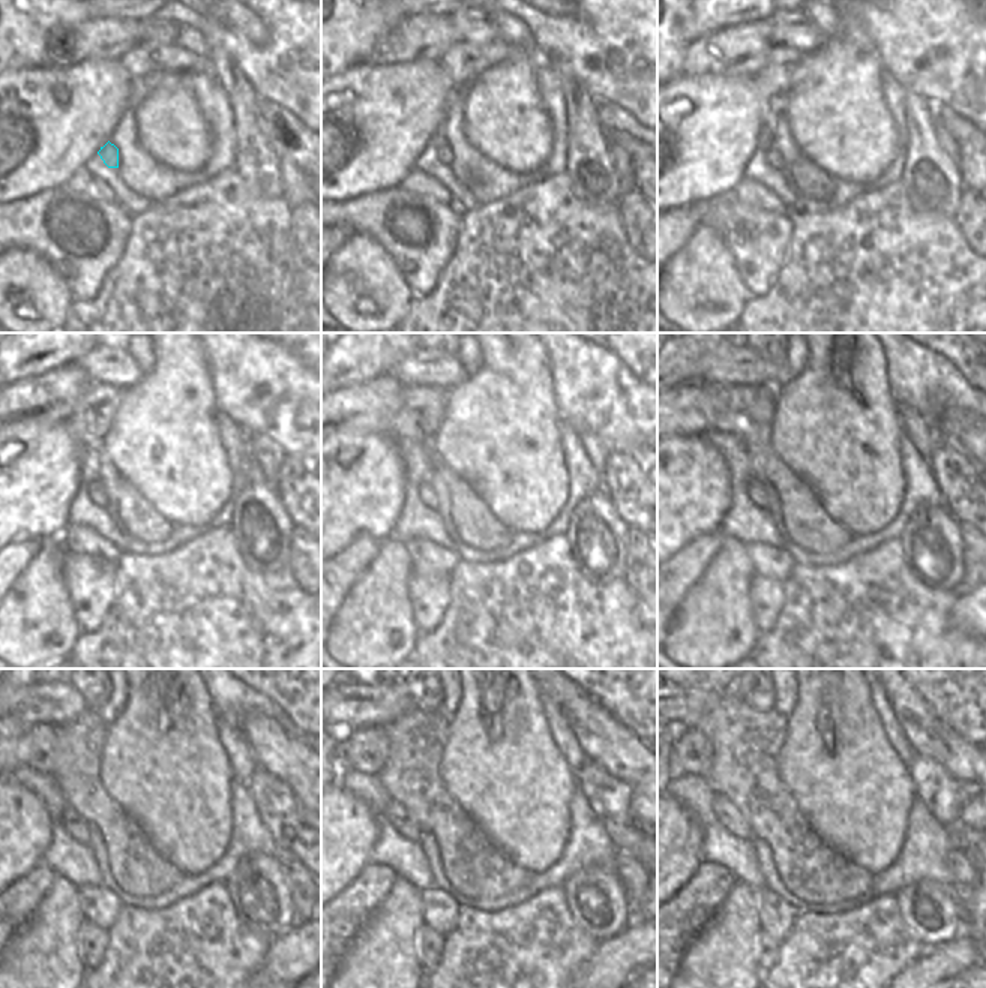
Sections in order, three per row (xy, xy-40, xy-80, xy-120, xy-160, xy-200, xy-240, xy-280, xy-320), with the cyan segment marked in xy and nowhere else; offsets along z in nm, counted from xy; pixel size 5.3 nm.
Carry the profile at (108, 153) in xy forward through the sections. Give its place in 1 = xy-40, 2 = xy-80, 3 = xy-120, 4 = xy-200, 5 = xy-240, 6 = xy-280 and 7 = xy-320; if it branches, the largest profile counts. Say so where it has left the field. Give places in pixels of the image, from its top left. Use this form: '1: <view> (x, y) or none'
1: xy-40 (443, 150)
2: xy-80 (775, 159)
3: xy-120 (96, 491)
4: xy-200 (757, 489)
5: xy-240 (74, 823)
6: xy-280 (398, 817)
7: xy-320 (727, 814)

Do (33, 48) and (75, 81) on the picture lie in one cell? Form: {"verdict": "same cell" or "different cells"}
{"verdict": "different cells"}

